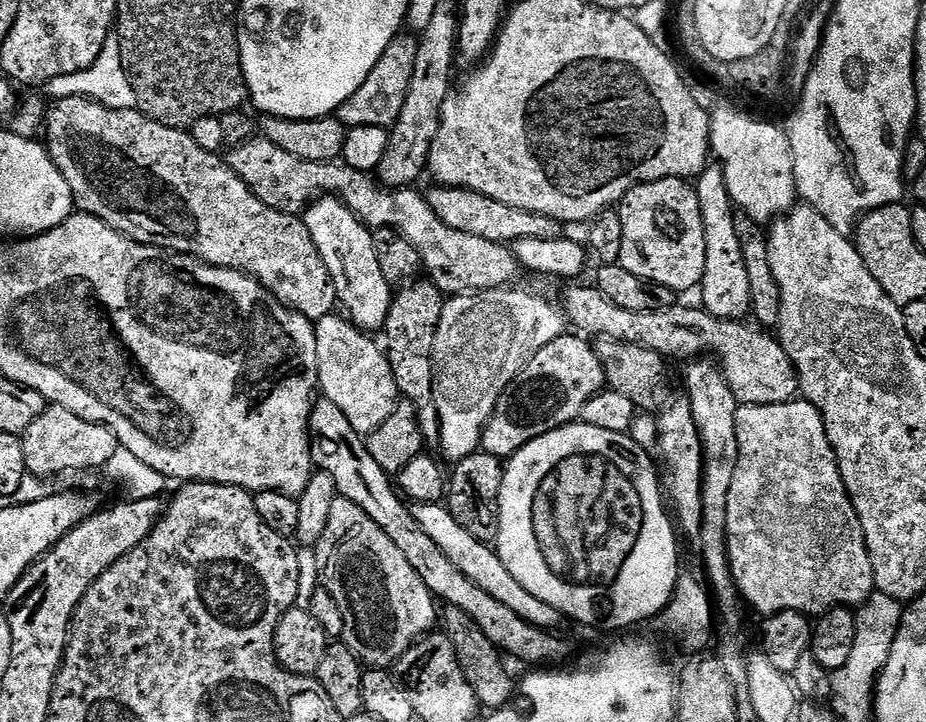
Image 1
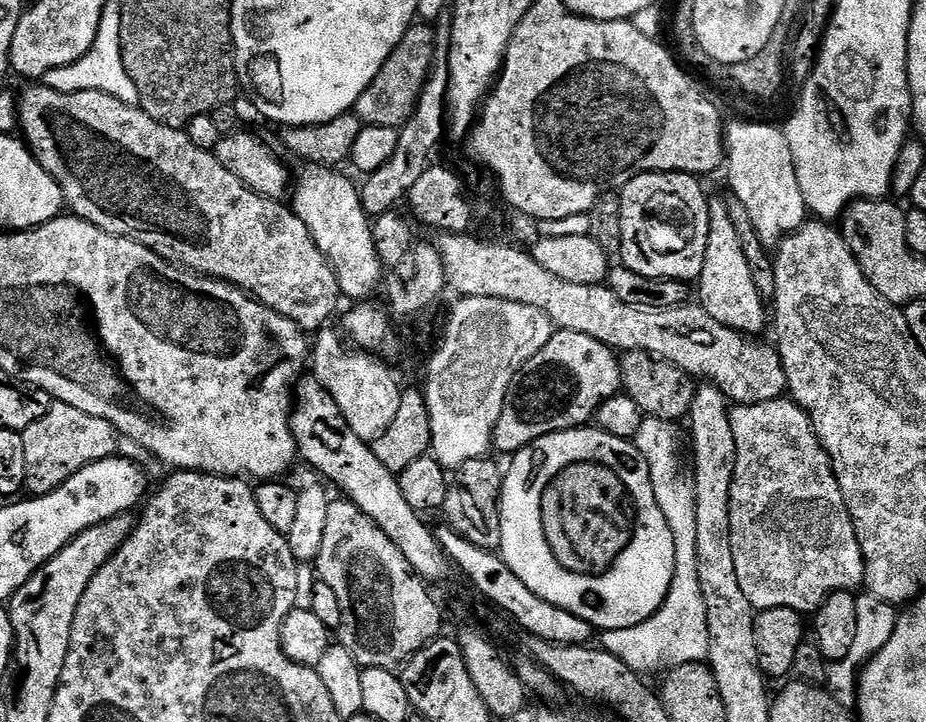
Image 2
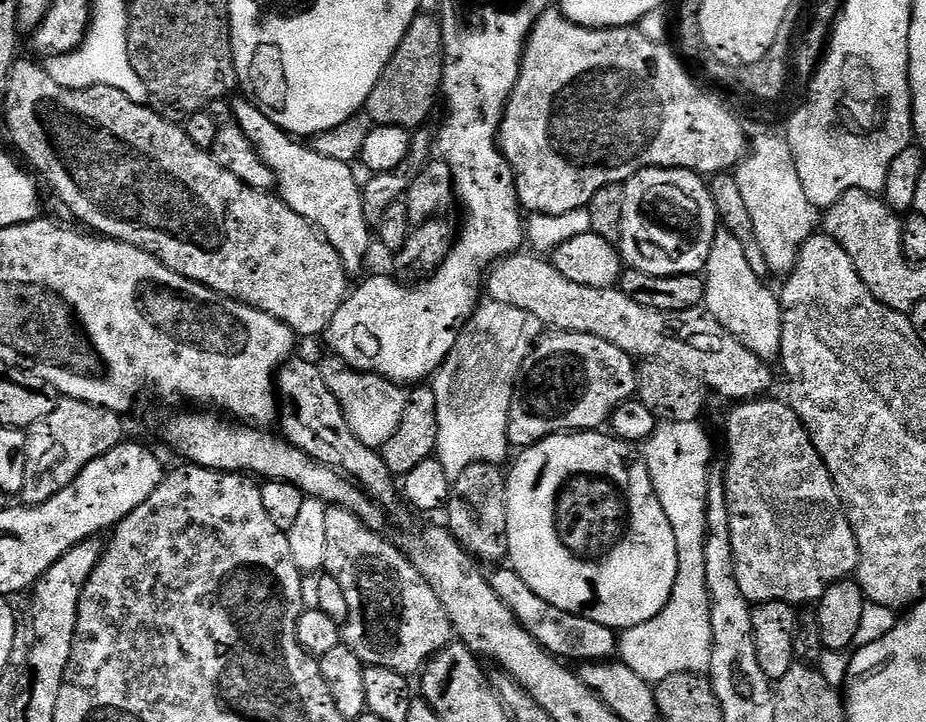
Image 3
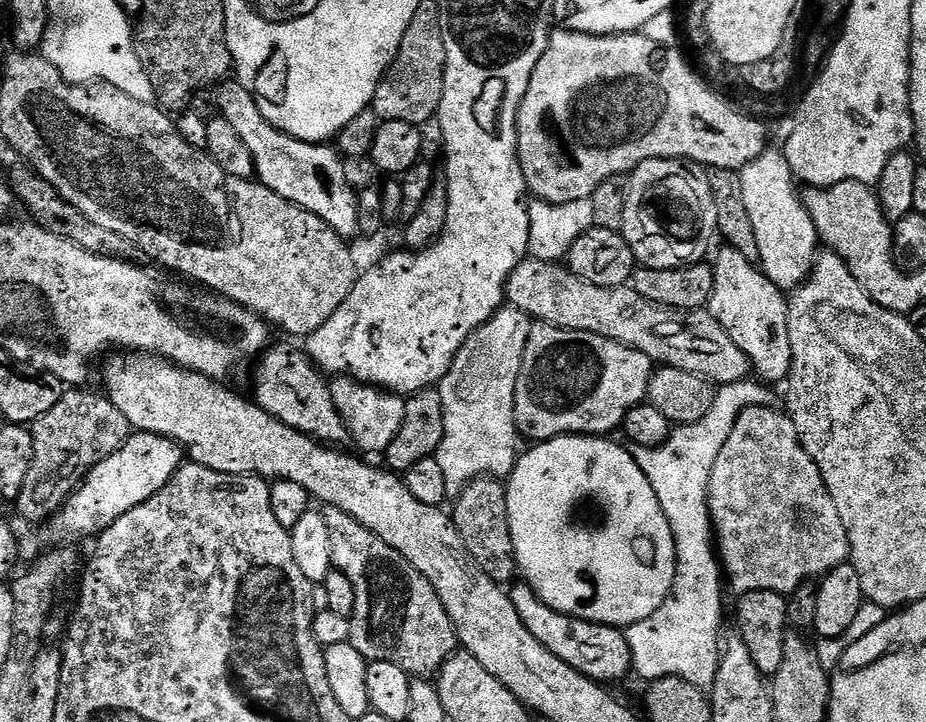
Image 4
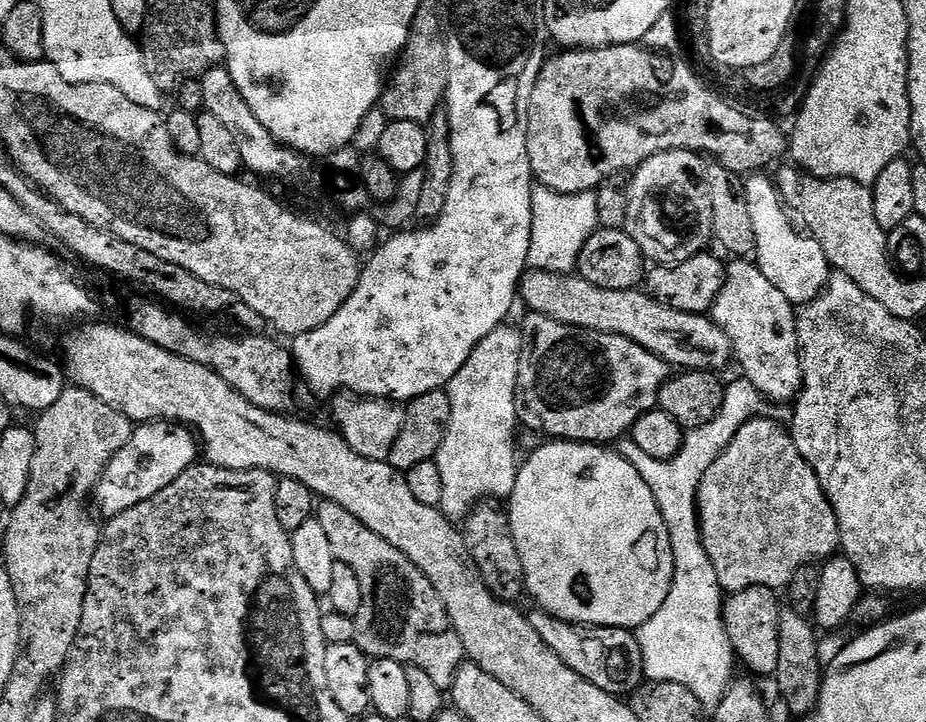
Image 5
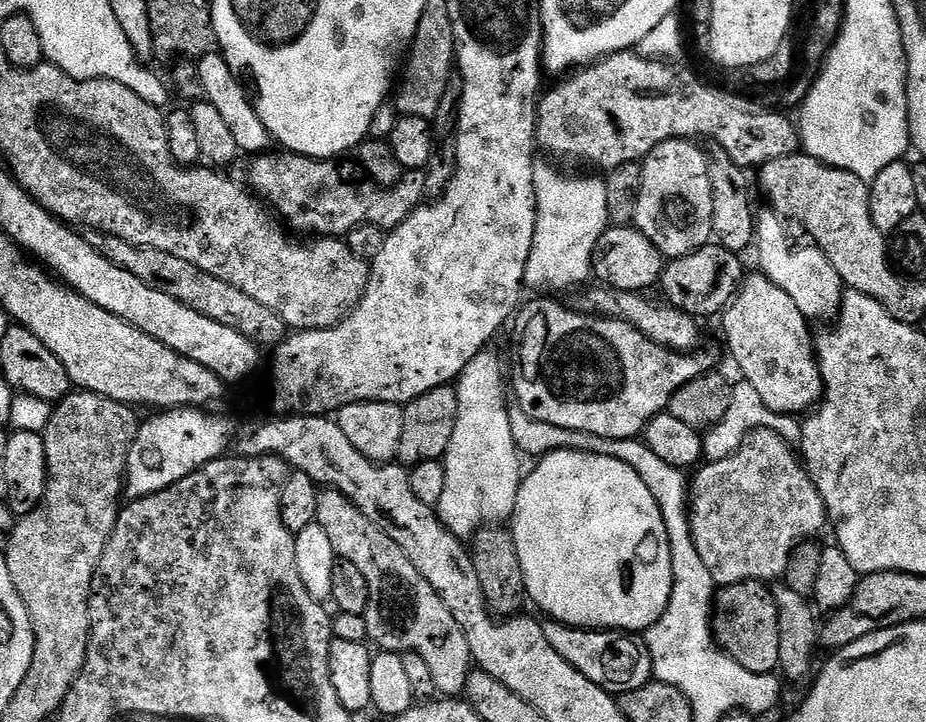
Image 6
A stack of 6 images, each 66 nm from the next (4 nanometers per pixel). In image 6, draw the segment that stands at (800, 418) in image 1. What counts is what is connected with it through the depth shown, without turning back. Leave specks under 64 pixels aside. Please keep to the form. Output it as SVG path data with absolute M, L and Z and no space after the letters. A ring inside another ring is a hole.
M759 428L757 432L751 432L742 442L742 446L737 452L730 454L730 458L714 460L705 463L703 466L705 468L696 477L693 475L690 480L688 490L688 522L692 531L692 537L694 538L694 546L698 546L698 555L702 557L702 562L708 567L710 574L714 578L714 582L718 586L737 584L738 582L750 582L751 580L759 580L761 582L779 581L783 577L795 548L802 543L816 538L816 535L824 527L826 529L829 527L828 511L822 502L822 494L818 494L814 482L808 477L808 469L804 467L801 457L797 455L787 440L782 439L778 434L774 434L770 430Z

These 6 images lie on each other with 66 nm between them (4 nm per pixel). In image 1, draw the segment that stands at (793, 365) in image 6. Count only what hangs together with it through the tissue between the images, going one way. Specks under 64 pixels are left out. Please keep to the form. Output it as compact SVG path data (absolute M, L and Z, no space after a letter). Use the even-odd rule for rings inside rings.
M705 168L702 175L695 177L694 187L702 210L702 224L706 230L706 270L698 285L698 293L704 299L702 307L717 320L739 321L744 315L749 315L752 307L750 274L746 274L742 242L738 242L738 230L734 226L737 209L730 198L730 190L726 190L723 168Z

